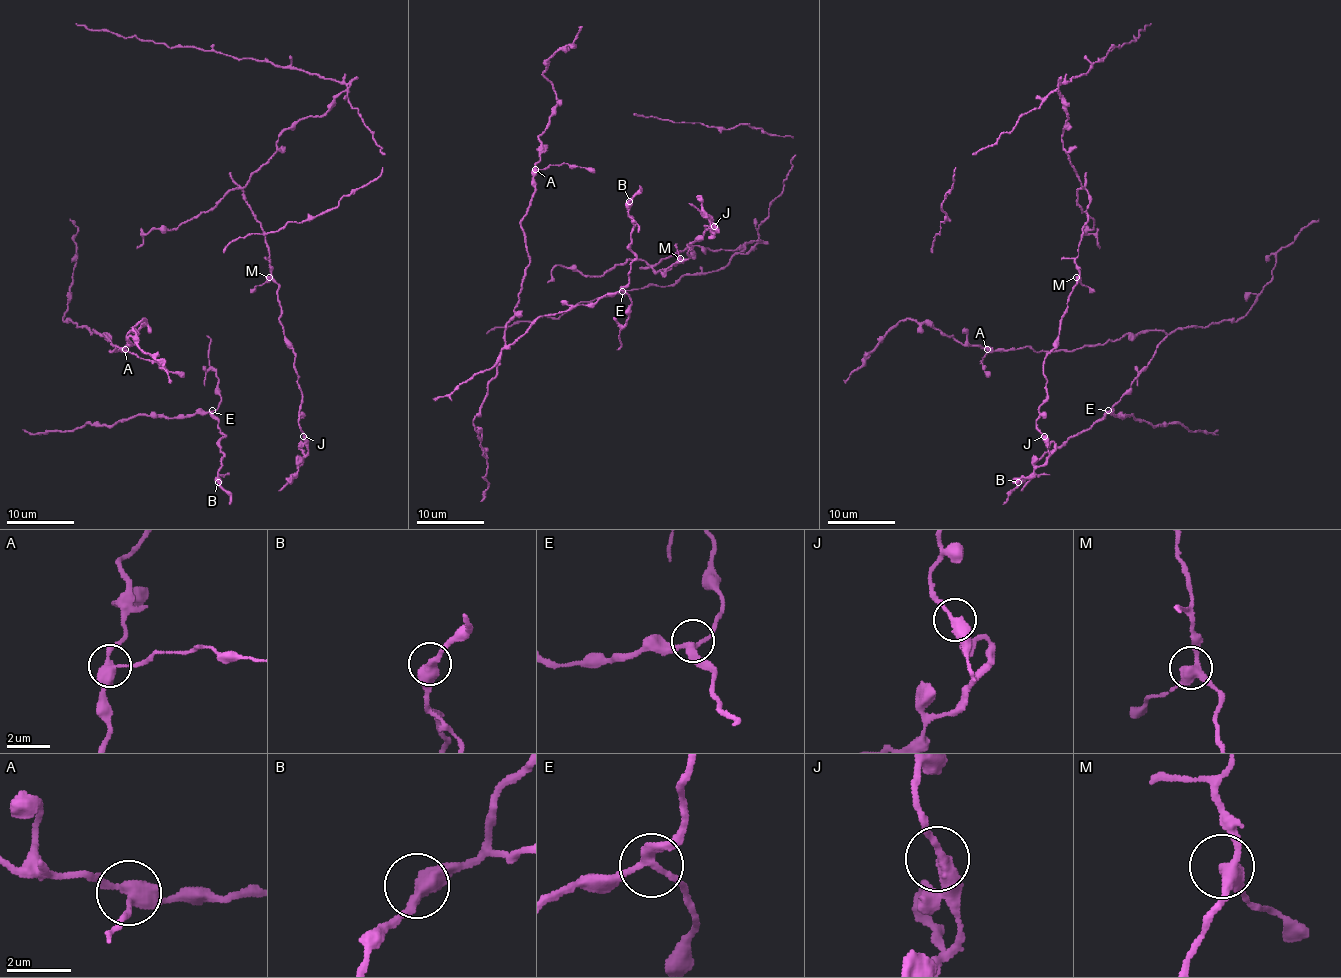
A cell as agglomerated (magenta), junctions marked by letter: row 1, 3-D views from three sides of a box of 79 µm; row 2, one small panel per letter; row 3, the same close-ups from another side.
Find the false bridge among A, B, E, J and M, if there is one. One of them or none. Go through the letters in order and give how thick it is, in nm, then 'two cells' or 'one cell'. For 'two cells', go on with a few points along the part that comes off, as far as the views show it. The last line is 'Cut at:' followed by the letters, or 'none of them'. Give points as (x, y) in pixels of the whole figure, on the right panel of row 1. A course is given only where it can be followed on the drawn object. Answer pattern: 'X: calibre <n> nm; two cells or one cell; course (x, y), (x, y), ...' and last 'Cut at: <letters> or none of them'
A: calibre 380 nm; one cell
B: calibre 440 nm; one cell
E: calibre 240 nm; one cell
J: calibre 360 nm; one cell
M: calibre 380 nm; one cell
Cut at: none of them

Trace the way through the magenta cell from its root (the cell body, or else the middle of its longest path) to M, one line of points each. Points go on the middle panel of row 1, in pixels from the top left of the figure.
M: (715, 225), (708, 218), (712, 230), (705, 226), (703, 235), (690, 245), (688, 257), (680, 258)

